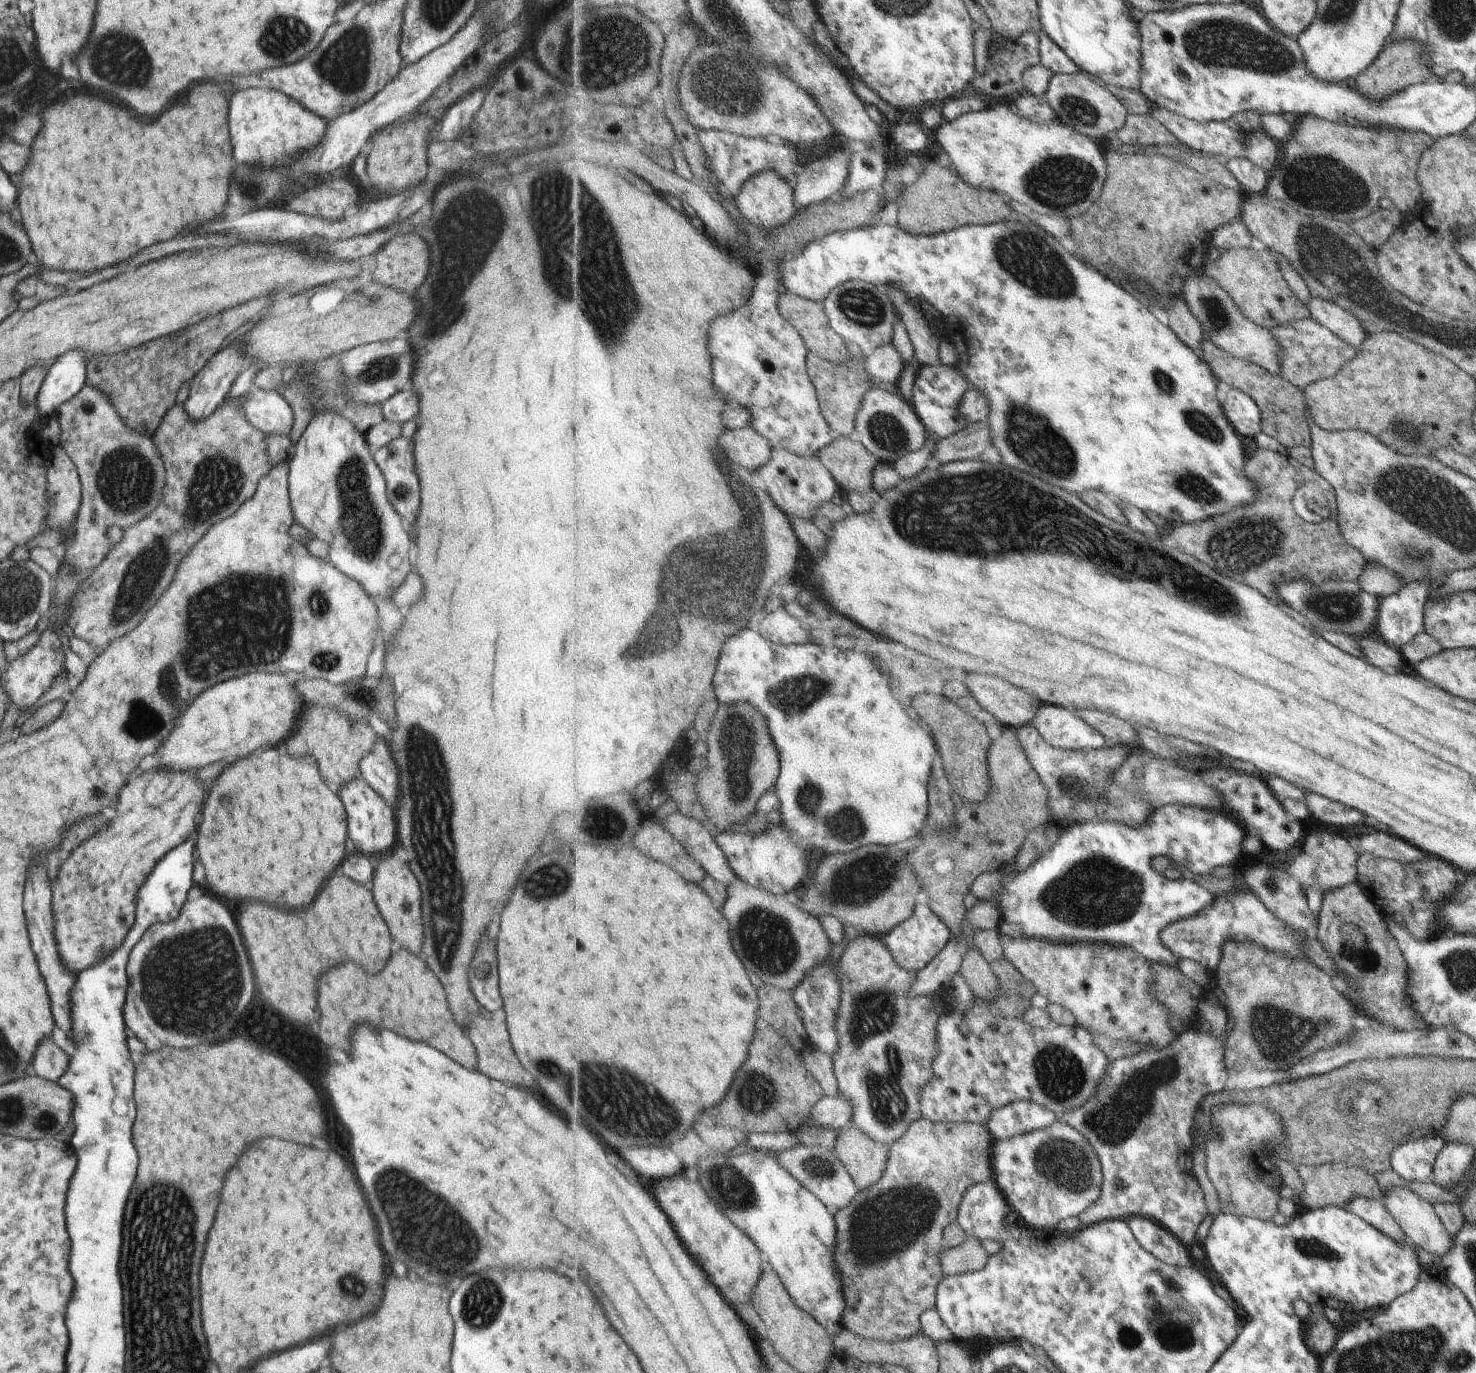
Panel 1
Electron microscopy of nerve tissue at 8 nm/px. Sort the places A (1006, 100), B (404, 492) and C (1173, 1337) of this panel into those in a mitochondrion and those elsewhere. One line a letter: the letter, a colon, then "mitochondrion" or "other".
A: other
B: mitochondrion
C: mitochondrion

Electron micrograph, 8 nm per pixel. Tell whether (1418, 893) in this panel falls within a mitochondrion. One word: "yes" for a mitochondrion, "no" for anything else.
no

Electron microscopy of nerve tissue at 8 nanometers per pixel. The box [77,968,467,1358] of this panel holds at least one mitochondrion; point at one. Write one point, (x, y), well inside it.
(351, 1287)

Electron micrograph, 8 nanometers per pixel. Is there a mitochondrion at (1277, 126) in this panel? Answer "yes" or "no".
no

